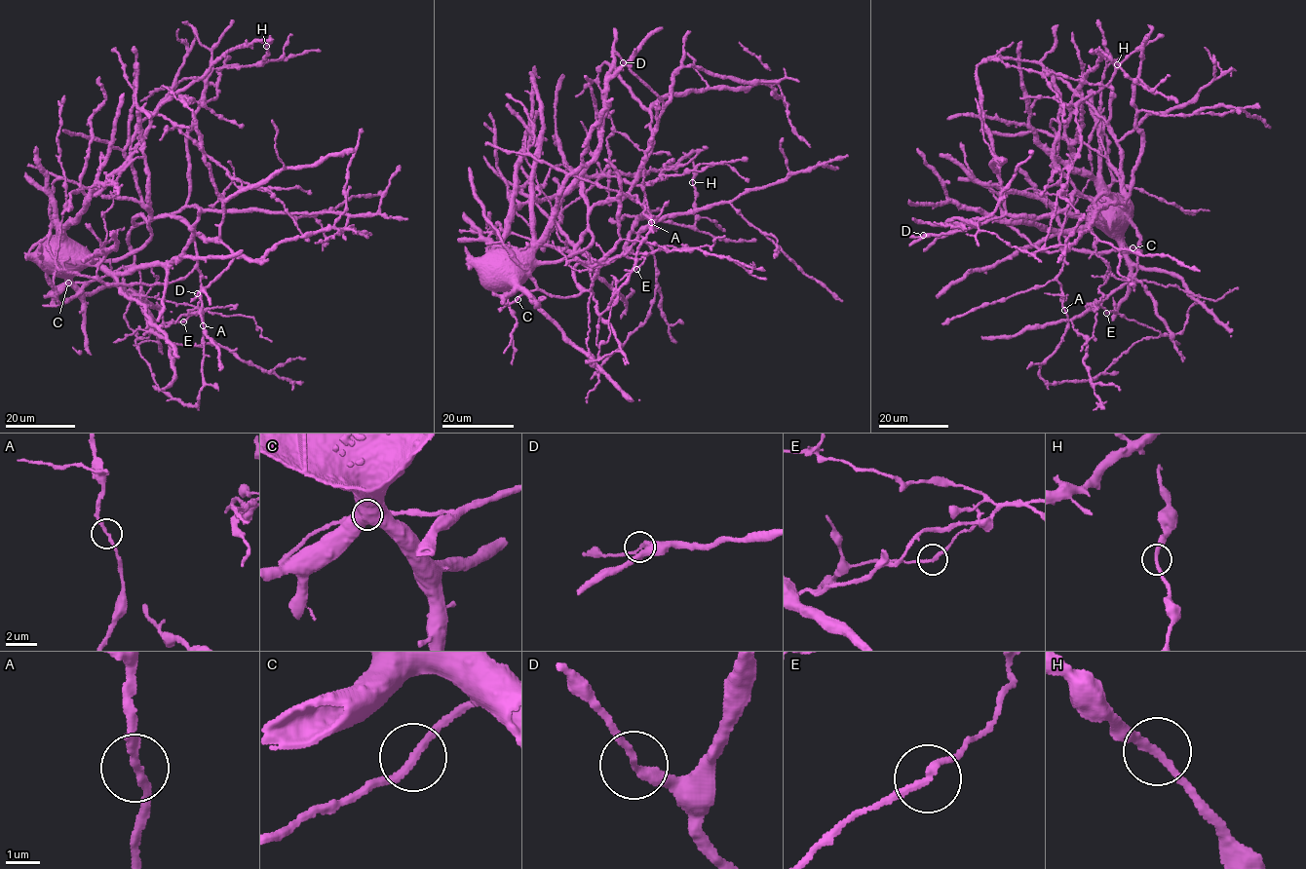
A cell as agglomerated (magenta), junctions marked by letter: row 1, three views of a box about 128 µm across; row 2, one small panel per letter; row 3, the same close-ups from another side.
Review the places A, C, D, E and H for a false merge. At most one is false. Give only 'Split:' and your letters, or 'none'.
Split: E

